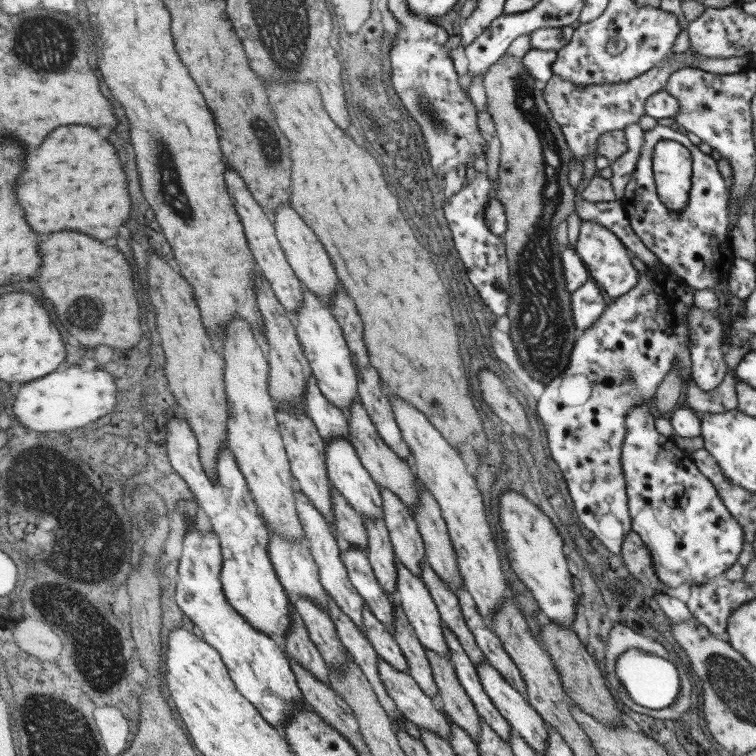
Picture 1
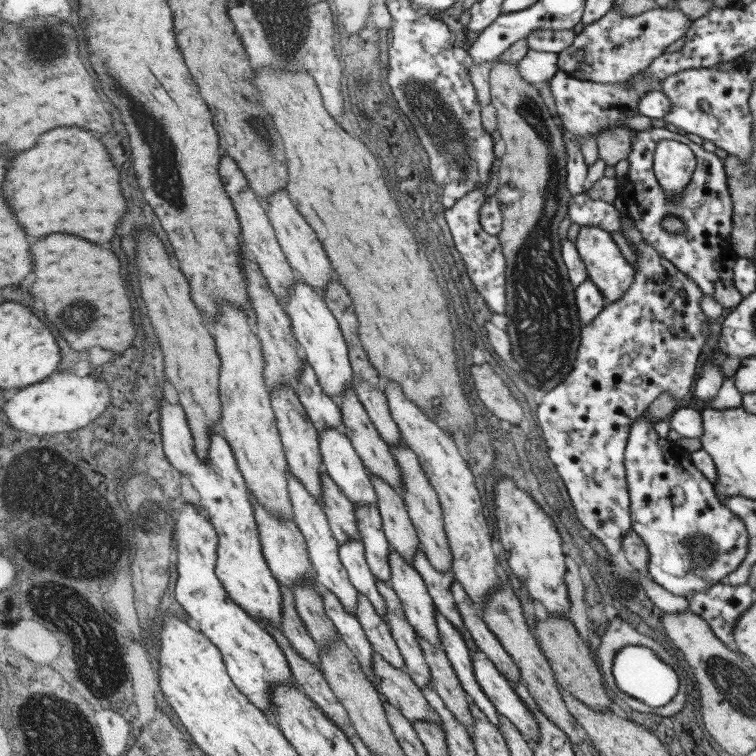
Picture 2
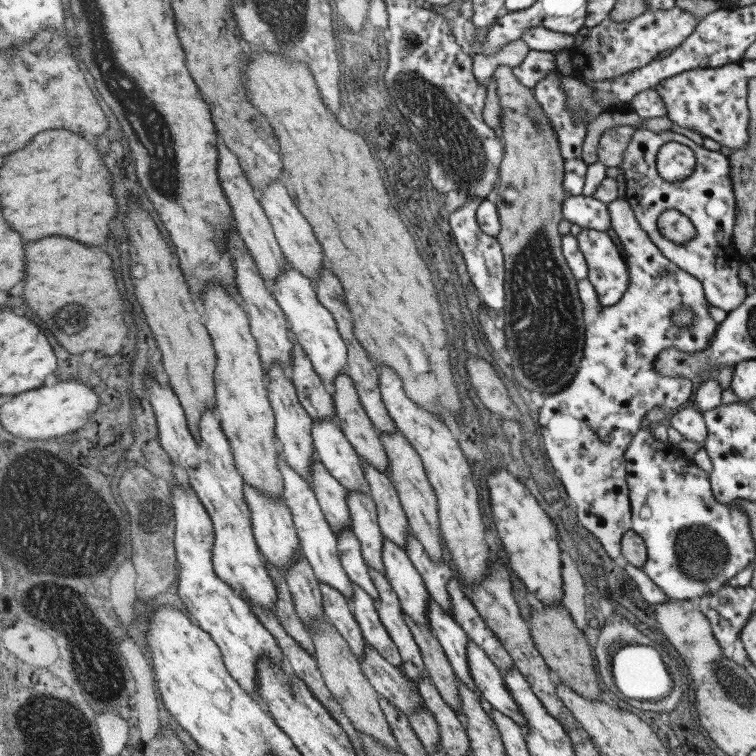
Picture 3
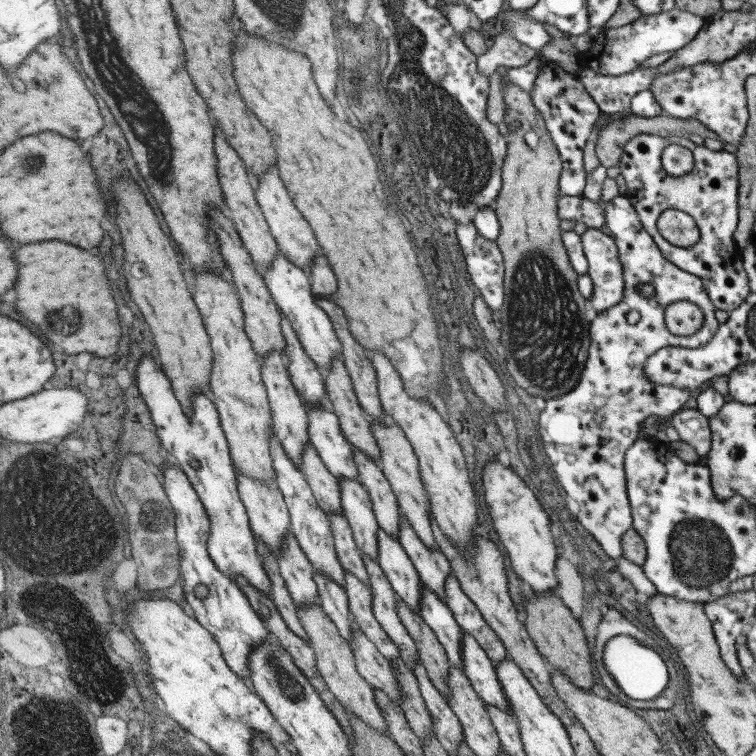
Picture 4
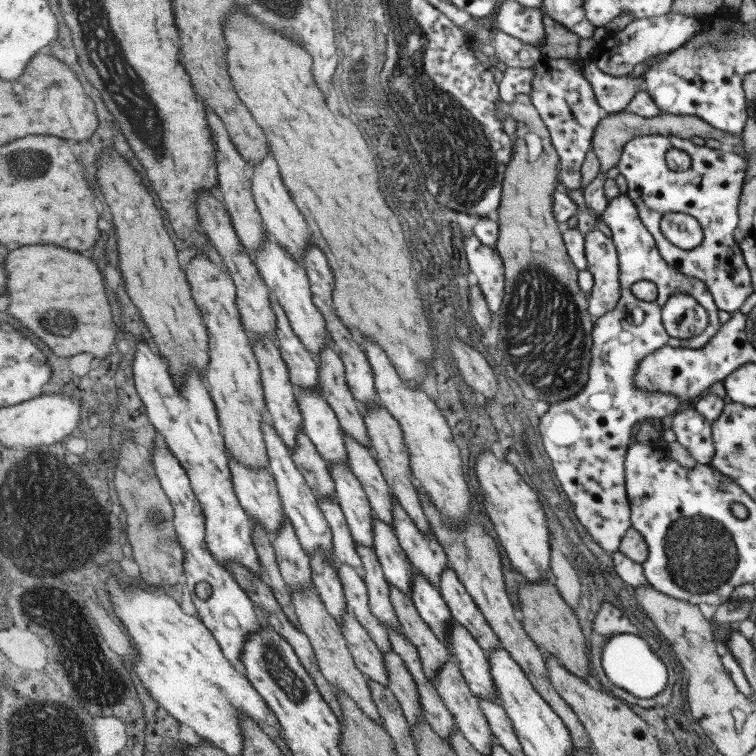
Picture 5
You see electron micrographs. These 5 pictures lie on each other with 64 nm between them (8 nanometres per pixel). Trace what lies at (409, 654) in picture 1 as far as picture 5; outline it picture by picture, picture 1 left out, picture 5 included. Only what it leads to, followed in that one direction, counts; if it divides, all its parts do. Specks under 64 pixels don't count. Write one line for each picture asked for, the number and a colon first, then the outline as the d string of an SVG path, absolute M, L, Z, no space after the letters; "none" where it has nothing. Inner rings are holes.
2: M377 580L377 588L383 594L387 602L387 618L385 622L391 626L391 638L395 640L399 654L403 656L403 672L409 674L409 678L419 686L429 686L431 684L431 672L429 664L425 662L425 656L417 644L417 632L415 628L407 622L405 612L401 608L401 602L391 586L387 586L383 580Z
3: M369 568L369 574L375 582L375 586L379 588L379 602L377 602L377 608L379 608L379 616L381 616L381 622L387 626L389 634L391 634L391 640L395 642L399 654L401 654L401 664L405 668L405 676L411 680L411 682L419 682L421 678L425 678L425 664L423 664L423 658L421 658L421 652L419 652L419 646L417 642L413 640L413 634L409 630L409 626L405 624L403 620L403 608L399 604L399 598L397 594L393 592L387 576L383 576L379 570L375 568Z
4: M363 554L363 558L367 564L371 588L373 588L375 616L383 624L383 628L389 632L391 642L395 642L395 646L399 648L399 654L401 654L399 658L413 672L413 666L419 664L419 656L417 656L417 650L413 646L413 640L411 640L407 628L401 624L401 620L397 616L397 598L395 598L395 592L389 584L389 578L385 576L383 566L373 556Z
5: M357 544L357 552L361 554L363 564L365 564L365 584L369 588L369 600L371 600L369 604L371 604L373 614L379 616L387 628L393 628L399 634L403 634L401 624L397 622L397 616L391 604L391 584L385 578L383 564L379 560L377 550L371 546Z

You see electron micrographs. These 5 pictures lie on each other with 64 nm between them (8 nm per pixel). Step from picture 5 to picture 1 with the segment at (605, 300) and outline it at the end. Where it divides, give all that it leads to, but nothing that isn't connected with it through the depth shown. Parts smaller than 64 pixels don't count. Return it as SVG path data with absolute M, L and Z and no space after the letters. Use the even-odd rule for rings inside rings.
M583 220L579 226L579 236L577 242L573 246L573 250L579 254L581 262L585 264L585 268L589 270L589 276L597 282L597 286L609 296L609 298L619 298L623 294L627 294L639 280L637 270L631 266L629 256L625 252L625 246L621 244L621 240L607 228L599 226L597 222L591 220Z

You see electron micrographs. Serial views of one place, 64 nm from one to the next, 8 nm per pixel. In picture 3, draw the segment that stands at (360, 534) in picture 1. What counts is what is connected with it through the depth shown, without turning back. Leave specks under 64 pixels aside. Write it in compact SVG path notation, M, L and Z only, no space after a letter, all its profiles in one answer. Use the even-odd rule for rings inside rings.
M313 460L313 490L317 494L319 506L325 510L327 520L331 522L337 536L343 530L353 530L351 510L347 506L349 488L345 488L329 470L321 464L321 460Z

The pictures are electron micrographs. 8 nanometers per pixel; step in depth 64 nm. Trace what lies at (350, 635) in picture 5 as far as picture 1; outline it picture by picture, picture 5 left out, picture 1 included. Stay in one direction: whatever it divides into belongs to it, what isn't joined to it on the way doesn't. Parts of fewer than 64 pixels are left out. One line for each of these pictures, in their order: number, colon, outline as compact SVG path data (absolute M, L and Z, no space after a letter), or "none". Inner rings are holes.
1: M379 658L379 674L395 708L405 716L407 722L413 722L415 728L431 730L447 742L451 740L447 718L435 706L435 700L431 700L409 674L395 670L385 658Z
2: M383 654L373 656L375 680L379 682L381 692L389 698L391 706L395 706L409 722L433 722L443 730L443 724L437 712L429 706L419 686L405 674L403 670L391 666Z
3: M367 644L365 658L363 662L363 672L375 686L375 690L381 692L383 698L391 700L395 708L399 708L403 714L415 714L423 706L423 698L417 690L417 684L405 678L397 666L393 666L373 644Z
4: M355 624L351 646L355 650L357 666L363 678L367 678L375 688L385 690L391 696L391 700L399 704L401 692L395 680L395 674L391 670L391 660L379 650L379 646L357 624Z

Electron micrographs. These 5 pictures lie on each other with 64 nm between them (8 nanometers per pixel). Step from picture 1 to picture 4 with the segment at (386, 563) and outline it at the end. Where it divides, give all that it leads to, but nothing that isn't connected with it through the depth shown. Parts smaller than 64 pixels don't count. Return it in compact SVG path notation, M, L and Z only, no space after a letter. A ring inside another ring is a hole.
M341 480L341 498L343 510L351 528L355 532L355 540L363 554L373 556L379 562L379 518L375 516L375 508L367 488L357 480Z

